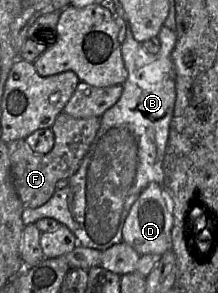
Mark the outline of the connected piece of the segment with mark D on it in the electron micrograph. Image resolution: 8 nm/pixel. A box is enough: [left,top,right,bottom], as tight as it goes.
[123,182,172,256]

